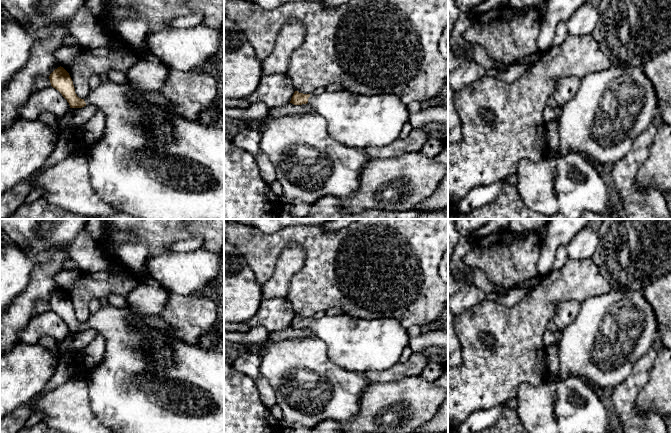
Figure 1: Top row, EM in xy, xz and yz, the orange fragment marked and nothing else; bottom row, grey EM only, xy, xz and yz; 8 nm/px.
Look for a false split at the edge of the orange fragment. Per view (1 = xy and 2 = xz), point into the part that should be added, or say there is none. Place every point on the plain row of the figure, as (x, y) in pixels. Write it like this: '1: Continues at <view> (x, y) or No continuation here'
1: Continues at xy (129, 393)
2: Continues at xz (357, 345)

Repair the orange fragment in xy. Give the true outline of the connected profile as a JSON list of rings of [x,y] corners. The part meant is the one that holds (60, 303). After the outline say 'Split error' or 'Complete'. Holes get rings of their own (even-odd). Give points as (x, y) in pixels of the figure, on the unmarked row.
[[[58,291],[49,300],[51,310],[58,314],[62,320],[67,324],[70,332],[82,332],[86,329],[96,329],[98,333],[102,334],[106,340],[106,347],[103,361],[100,365],[96,366],[91,372],[86,375],[87,383],[89,386],[90,405],[92,411],[100,423],[107,428],[110,428],[114,433],[224,433],[224,354],[217,352],[213,349],[206,350],[198,346],[189,345],[181,340],[174,338],[171,335],[171,327],[159,316],[149,314],[139,314],[133,312],[127,305],[124,308],[116,308],[108,302],[102,302],[101,308],[95,313],[90,315],[87,322],[81,323],[75,317],[73,305],[69,297],[63,292]],[[145,324],[148,328],[158,330],[165,335],[168,345],[174,351],[174,364],[159,365],[152,362],[147,353],[148,339],[139,332],[140,325]]]. Split error

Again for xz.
[[[345,313],[319,319],[295,315],[290,327],[312,329],[326,344],[329,359],[351,372],[390,368],[410,342],[407,329],[392,318],[364,320]]]. Split error

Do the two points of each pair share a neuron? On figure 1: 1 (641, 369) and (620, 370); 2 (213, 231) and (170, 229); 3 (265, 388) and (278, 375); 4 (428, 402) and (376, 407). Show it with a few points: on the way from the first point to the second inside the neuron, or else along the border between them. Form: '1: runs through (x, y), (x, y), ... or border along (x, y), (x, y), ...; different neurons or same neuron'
1: border along (646, 352), (635, 363), (629, 376), (614, 386); different neurons
2: runs through (202, 229), (181, 229); same neuron
3: border along (261, 361), (259, 371), (271, 385), (276, 403); different neurons
4: runs through (415, 401), (401, 398), (389, 402); same neuron

